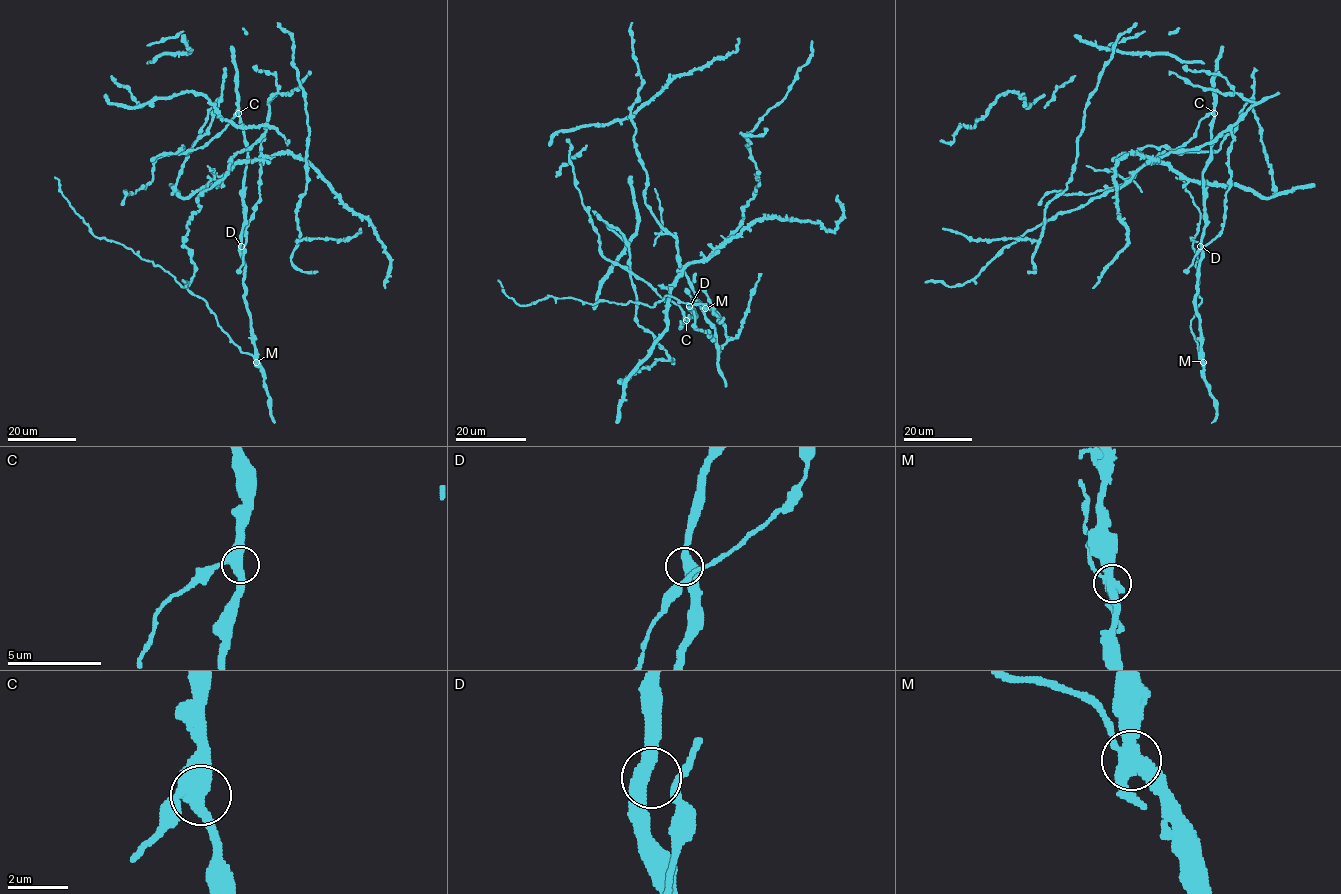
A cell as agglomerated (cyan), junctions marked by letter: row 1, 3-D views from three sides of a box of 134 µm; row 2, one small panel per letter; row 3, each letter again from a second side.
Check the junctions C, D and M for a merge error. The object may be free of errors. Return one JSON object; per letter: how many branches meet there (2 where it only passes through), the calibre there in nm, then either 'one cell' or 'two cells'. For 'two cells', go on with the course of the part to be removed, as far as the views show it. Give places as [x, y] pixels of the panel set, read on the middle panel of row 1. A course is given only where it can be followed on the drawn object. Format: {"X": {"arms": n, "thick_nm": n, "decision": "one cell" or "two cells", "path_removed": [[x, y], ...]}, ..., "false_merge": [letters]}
{"C": {"arms": 3, "thick_nm": 460, "decision": "one cell"}, "D": {"arms": 4, "thick_nm": 400, "decision": "one cell"}, "M": {"arms": 4, "thick_nm": 440, "decision": "two cells", "path_removed": [[705, 308], [666, 295], [653, 306], [552, 296], [520, 306], [498, 280]]}, "false_merge": ["M"]}

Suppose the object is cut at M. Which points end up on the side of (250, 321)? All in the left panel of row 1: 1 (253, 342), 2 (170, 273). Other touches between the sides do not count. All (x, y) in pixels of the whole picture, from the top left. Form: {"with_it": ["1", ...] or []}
{"with_it": ["1"]}

